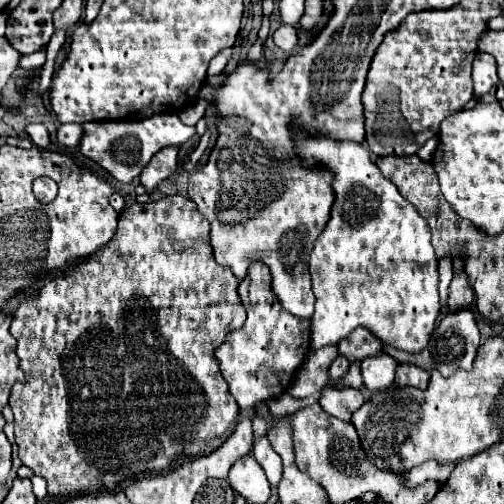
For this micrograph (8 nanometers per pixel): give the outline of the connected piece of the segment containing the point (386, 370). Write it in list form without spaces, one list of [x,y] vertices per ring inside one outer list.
[[[381,352],[377,356],[365,358],[361,364],[361,374],[363,374],[365,386],[371,392],[385,390],[395,380],[395,368],[397,368],[397,360],[391,358],[389,354]]]

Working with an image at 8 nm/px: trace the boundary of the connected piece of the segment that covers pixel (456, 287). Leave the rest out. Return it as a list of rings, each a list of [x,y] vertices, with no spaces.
[[[465,272],[455,274],[453,282],[449,286],[449,298],[447,298],[449,312],[457,312],[461,308],[469,308],[473,304],[473,300],[475,300],[475,292],[473,292]]]

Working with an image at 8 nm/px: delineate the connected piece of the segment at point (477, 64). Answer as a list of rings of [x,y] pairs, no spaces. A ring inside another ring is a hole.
[[[477,54],[473,62],[473,84],[475,84],[475,94],[487,94],[493,84],[499,82],[497,76],[497,66],[493,56],[489,54]]]

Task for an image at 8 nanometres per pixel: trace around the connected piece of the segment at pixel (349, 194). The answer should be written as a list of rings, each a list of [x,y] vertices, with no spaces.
[[[297,118],[289,124],[291,140],[295,142],[295,156],[307,170],[327,168],[333,174],[335,202],[331,208],[331,220],[321,236],[315,240],[309,260],[309,272],[313,280],[313,292],[317,298],[315,314],[311,318],[311,348],[337,344],[349,336],[355,328],[367,328],[377,340],[409,354],[419,354],[435,328],[441,314],[439,298],[439,264],[431,246],[431,230],[425,218],[419,216],[415,206],[407,202],[399,190],[381,174],[371,160],[369,148],[357,142],[333,140],[327,134],[301,126]]]

